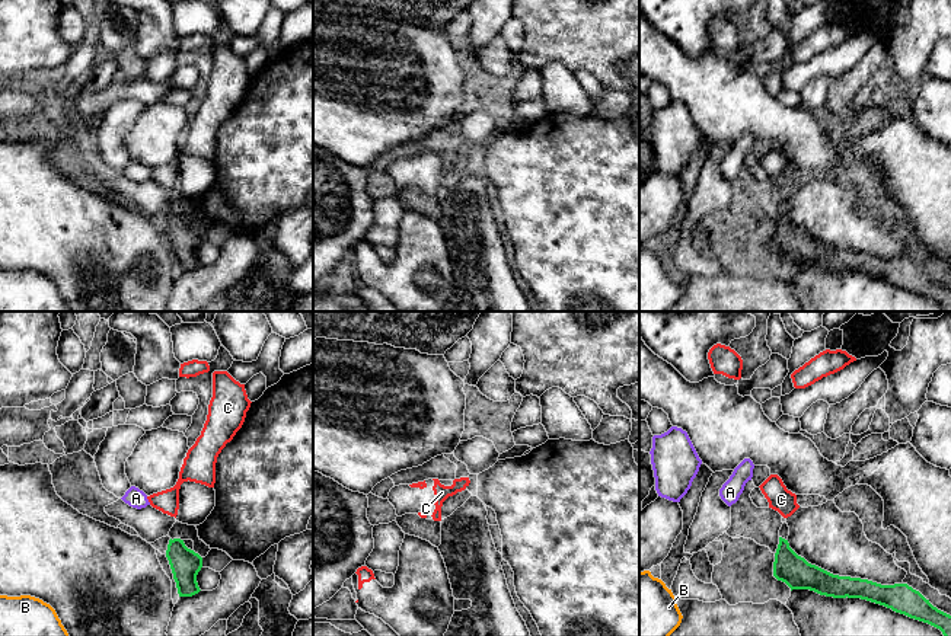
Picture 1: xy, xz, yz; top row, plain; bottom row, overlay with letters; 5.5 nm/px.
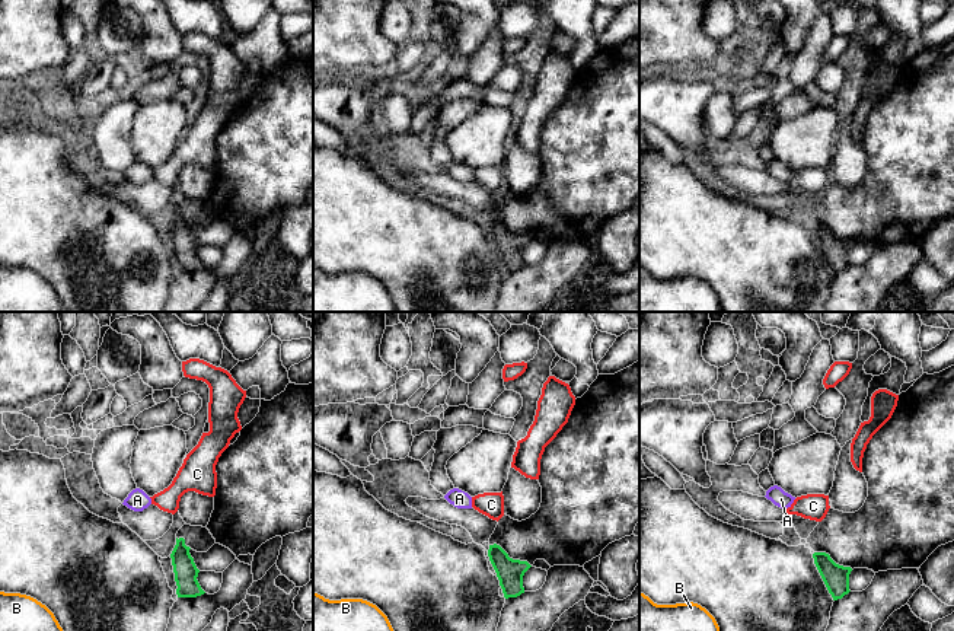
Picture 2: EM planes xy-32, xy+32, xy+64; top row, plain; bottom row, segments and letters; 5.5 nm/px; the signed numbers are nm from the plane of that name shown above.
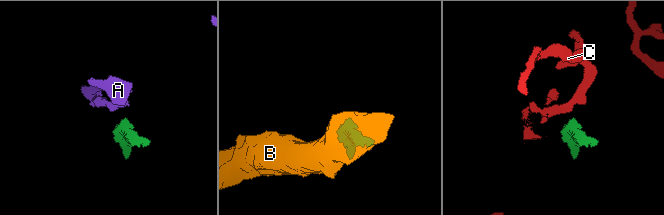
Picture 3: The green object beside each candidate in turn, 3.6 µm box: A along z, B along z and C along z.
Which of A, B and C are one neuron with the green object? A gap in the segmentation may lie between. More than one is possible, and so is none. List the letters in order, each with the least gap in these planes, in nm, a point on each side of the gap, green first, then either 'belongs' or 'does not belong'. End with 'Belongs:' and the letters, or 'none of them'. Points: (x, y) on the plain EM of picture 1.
A: gap 220 nm; span xy (171, 213), (149, 178); does not belong
B: gap 550 nm; span yz (774, 249), (682, 290); does not belong
C: gap 110 nm; span yz (781, 211), (784, 191); does not belong
Belongs: none of them

